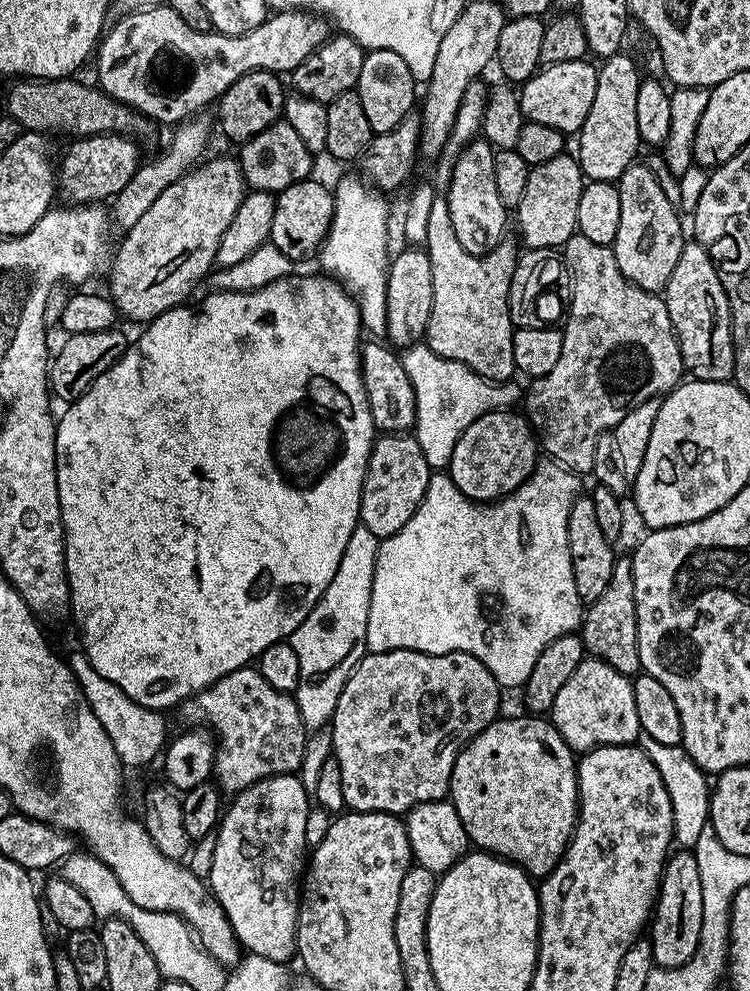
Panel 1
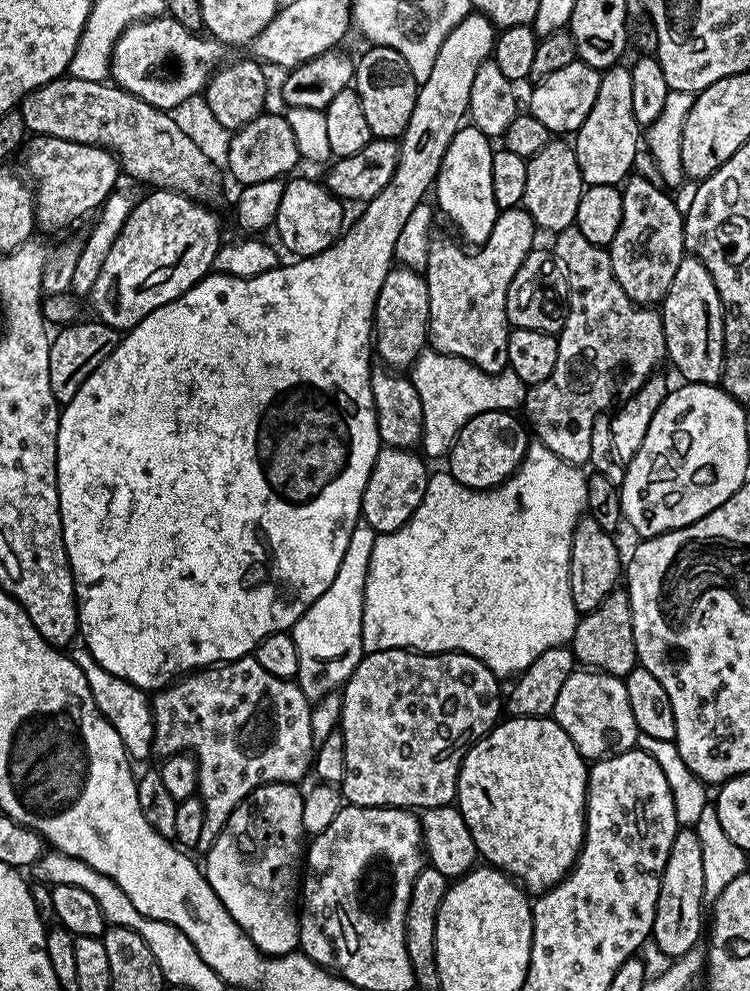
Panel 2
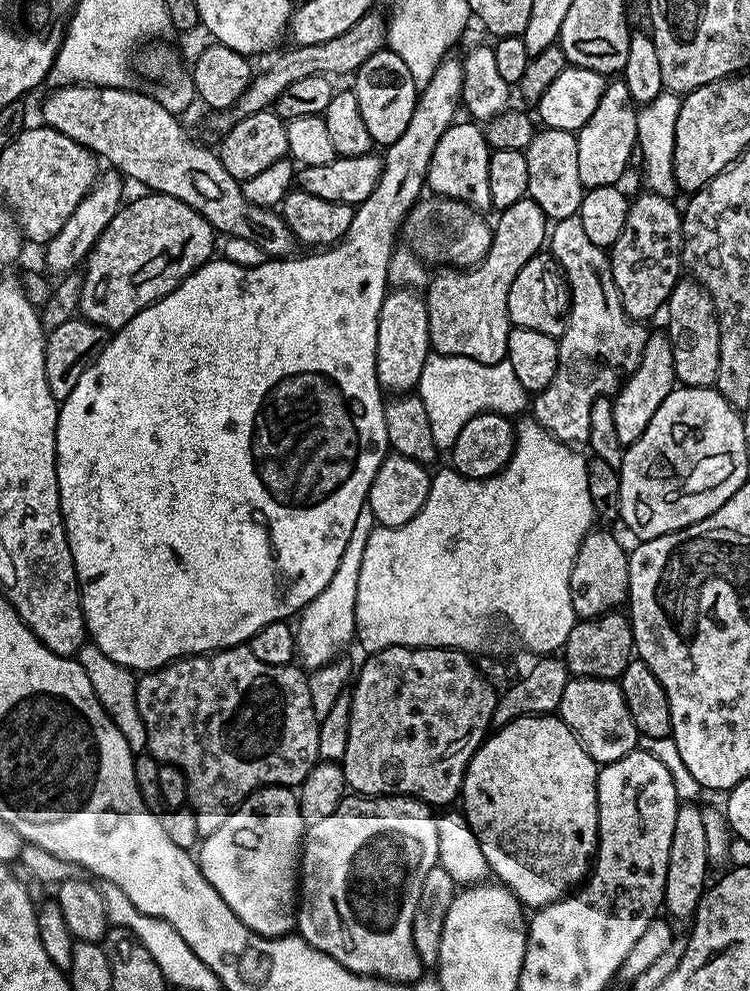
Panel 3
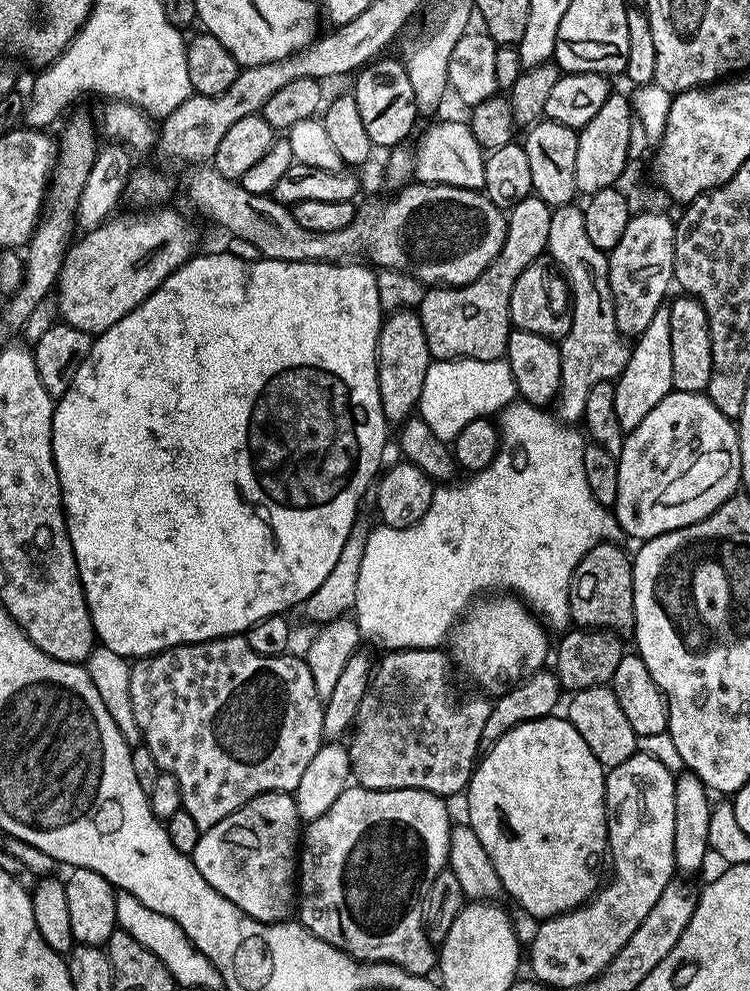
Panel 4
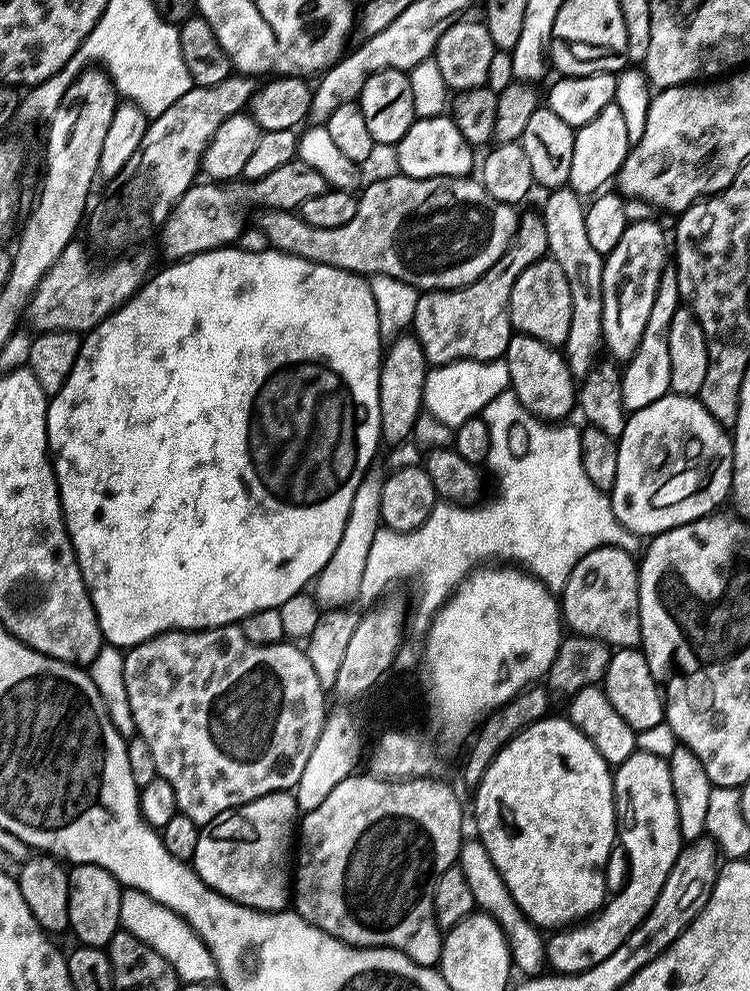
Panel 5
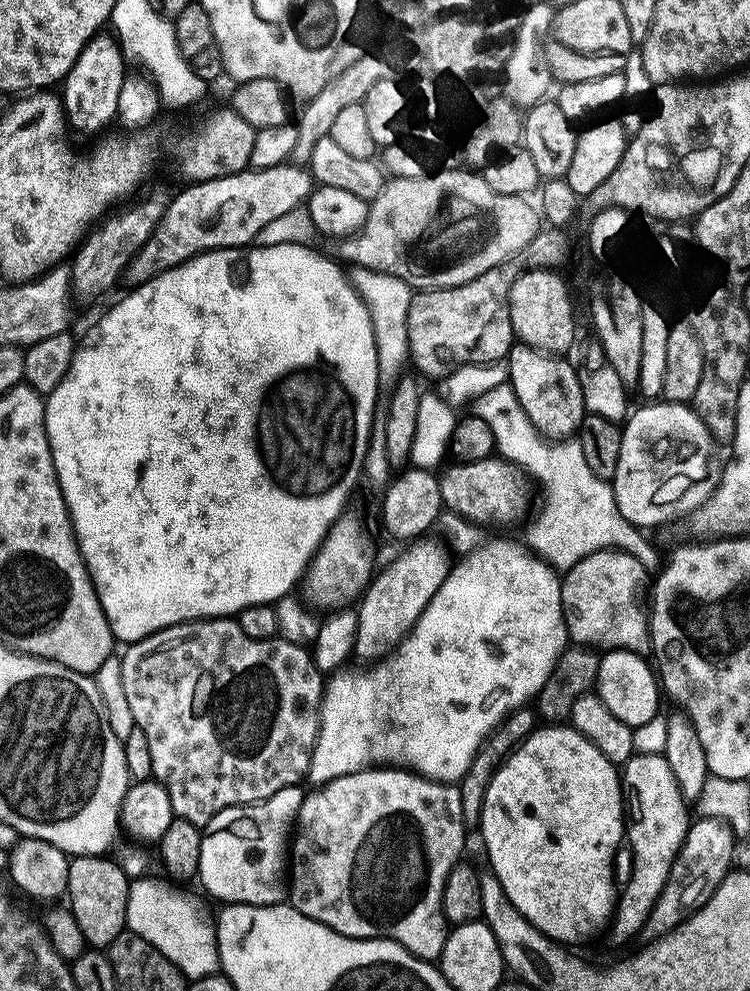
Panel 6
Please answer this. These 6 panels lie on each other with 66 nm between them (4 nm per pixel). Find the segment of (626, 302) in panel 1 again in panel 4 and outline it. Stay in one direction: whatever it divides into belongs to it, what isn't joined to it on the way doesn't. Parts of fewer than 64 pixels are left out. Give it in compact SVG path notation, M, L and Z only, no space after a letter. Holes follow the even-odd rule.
M571 203L552 208L547 255L564 273L568 290L572 293L572 325L564 339L559 341L562 378L560 392L554 401L555 415L563 423L572 426L583 421L590 390L594 390L598 384L615 382L622 370L626 370L630 344L618 330L614 318L614 302L608 281L608 257L586 235L583 207Z

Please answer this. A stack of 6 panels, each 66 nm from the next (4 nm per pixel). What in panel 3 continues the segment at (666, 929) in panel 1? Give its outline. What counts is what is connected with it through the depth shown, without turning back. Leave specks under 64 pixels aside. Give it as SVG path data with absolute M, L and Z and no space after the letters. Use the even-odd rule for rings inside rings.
M684 802L677 807L676 817L674 818L674 838L670 838L670 862L666 866L666 886L664 887L664 903L662 908L665 913L669 912L667 915L673 921L691 921L692 917L696 914L696 907L700 905L700 899L704 897L706 891L704 879L708 876L710 861L706 854L706 829L702 823L702 811L699 807L695 808L696 806L695 803Z

